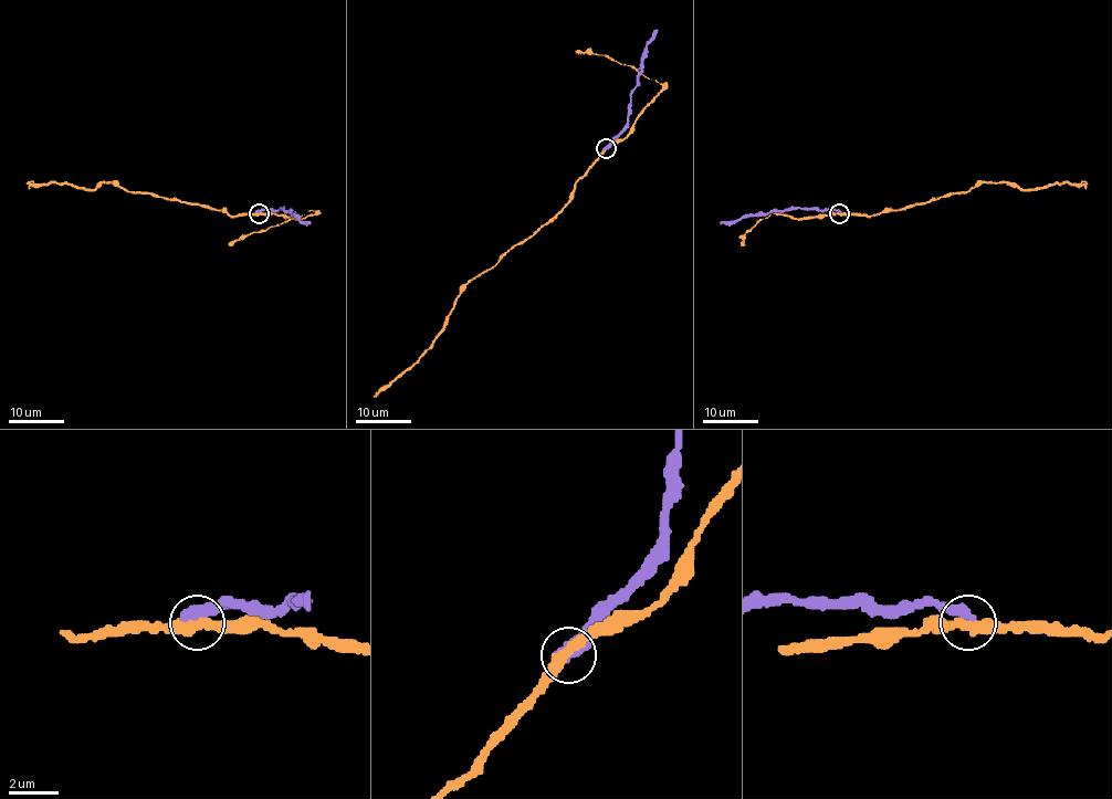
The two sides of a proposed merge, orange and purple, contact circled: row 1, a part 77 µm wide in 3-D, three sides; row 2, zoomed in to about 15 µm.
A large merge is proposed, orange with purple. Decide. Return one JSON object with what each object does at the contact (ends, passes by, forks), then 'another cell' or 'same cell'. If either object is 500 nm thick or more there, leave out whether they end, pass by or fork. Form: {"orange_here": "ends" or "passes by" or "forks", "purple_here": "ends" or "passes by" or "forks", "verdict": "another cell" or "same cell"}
{"verdict": "another cell"}

